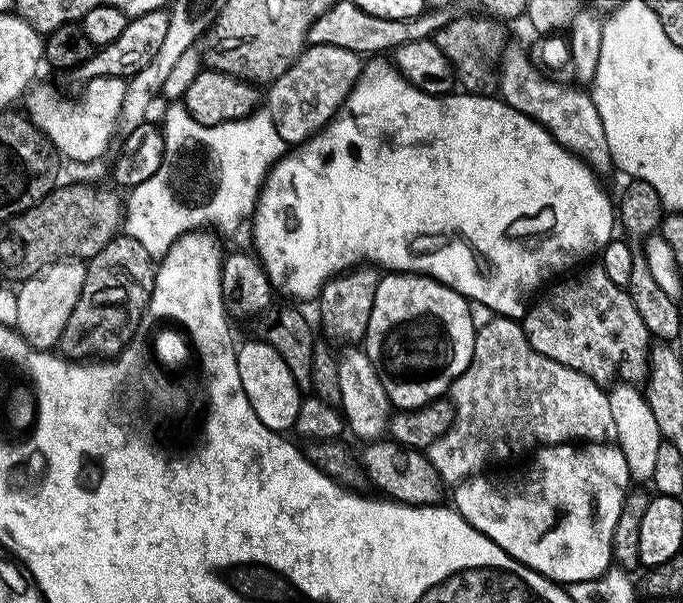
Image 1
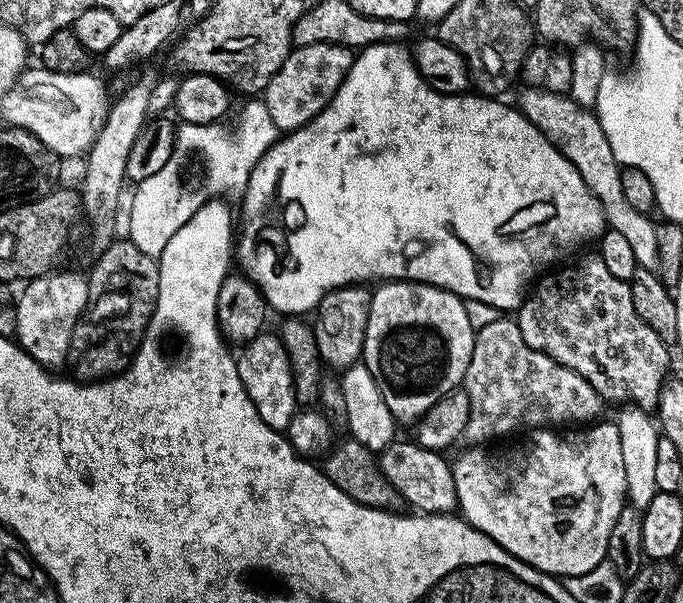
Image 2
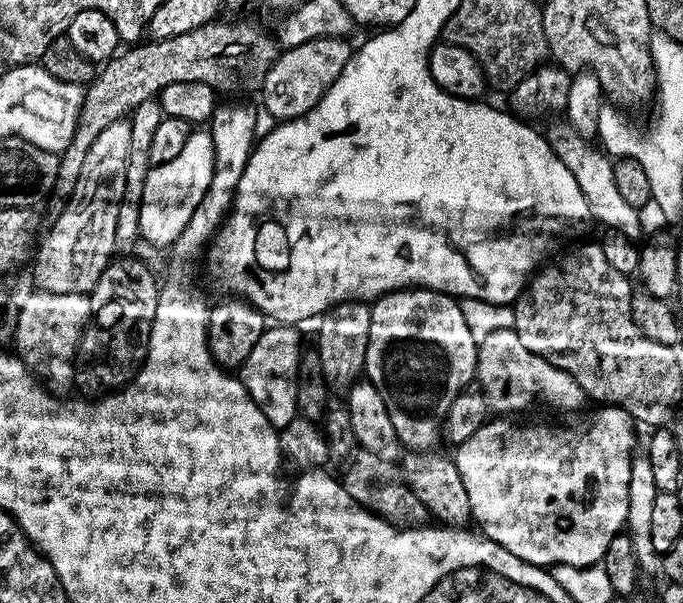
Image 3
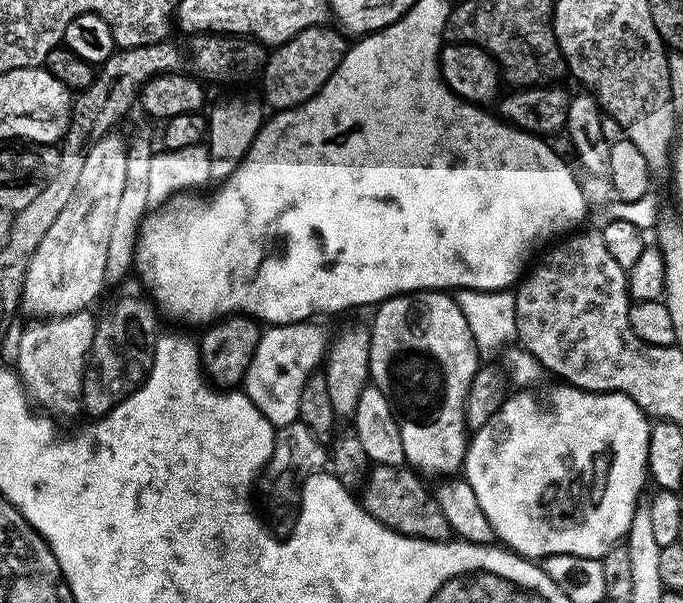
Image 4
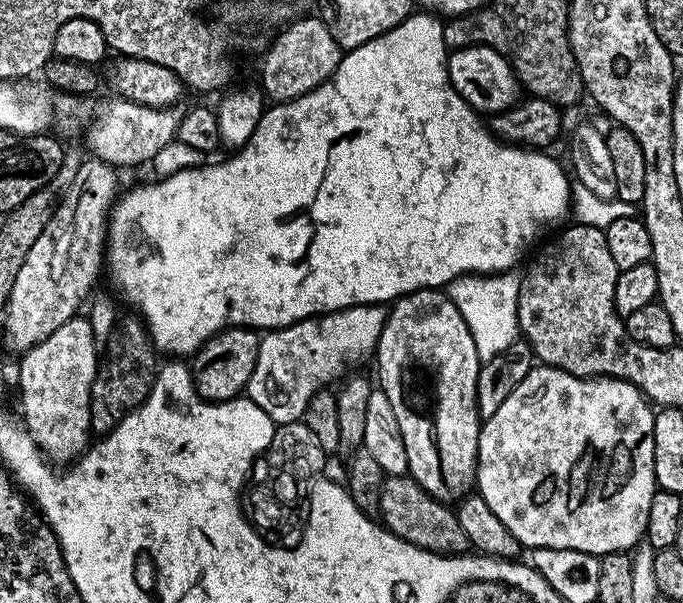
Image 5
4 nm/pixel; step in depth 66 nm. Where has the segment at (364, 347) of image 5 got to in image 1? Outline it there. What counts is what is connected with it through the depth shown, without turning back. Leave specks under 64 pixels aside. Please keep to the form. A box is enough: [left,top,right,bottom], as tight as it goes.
[236,339,302,434]

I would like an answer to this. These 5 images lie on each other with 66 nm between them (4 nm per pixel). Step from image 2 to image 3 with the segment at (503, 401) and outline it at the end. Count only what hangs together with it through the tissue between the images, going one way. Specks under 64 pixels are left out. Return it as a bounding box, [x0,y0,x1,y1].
[475,327,586,414]

